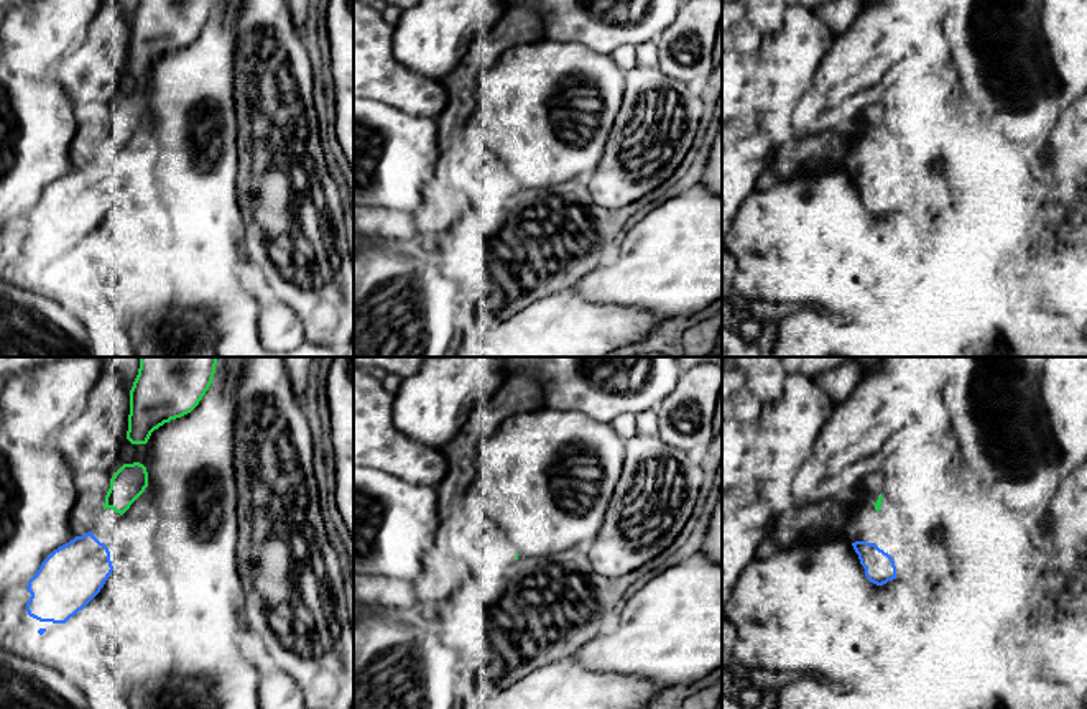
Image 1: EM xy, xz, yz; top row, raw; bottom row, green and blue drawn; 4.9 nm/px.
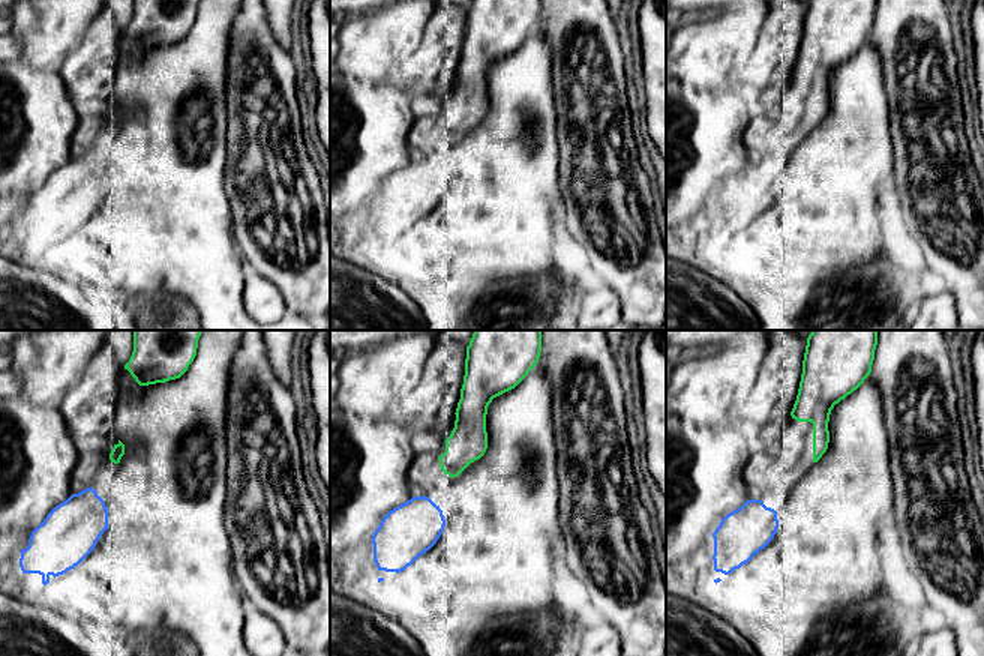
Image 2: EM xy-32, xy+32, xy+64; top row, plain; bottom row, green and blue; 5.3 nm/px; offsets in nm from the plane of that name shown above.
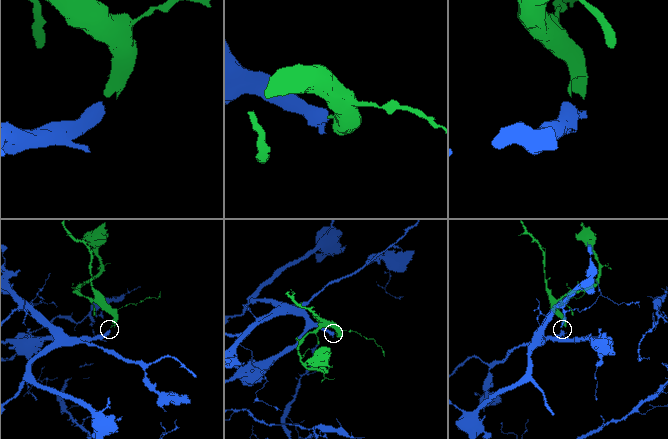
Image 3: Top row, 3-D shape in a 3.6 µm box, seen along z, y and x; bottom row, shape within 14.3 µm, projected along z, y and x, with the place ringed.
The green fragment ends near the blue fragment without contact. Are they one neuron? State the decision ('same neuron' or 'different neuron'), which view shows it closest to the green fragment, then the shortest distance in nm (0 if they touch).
same neuron; nearest in xy; 130 nm apart

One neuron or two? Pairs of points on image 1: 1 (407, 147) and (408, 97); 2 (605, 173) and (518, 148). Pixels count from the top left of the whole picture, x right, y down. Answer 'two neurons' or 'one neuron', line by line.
1: two neurons
2: two neurons

